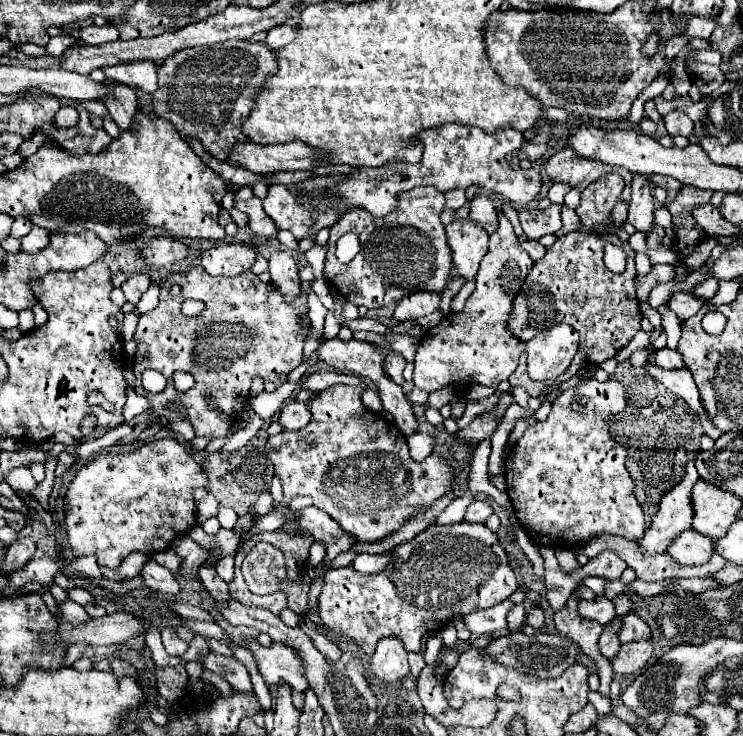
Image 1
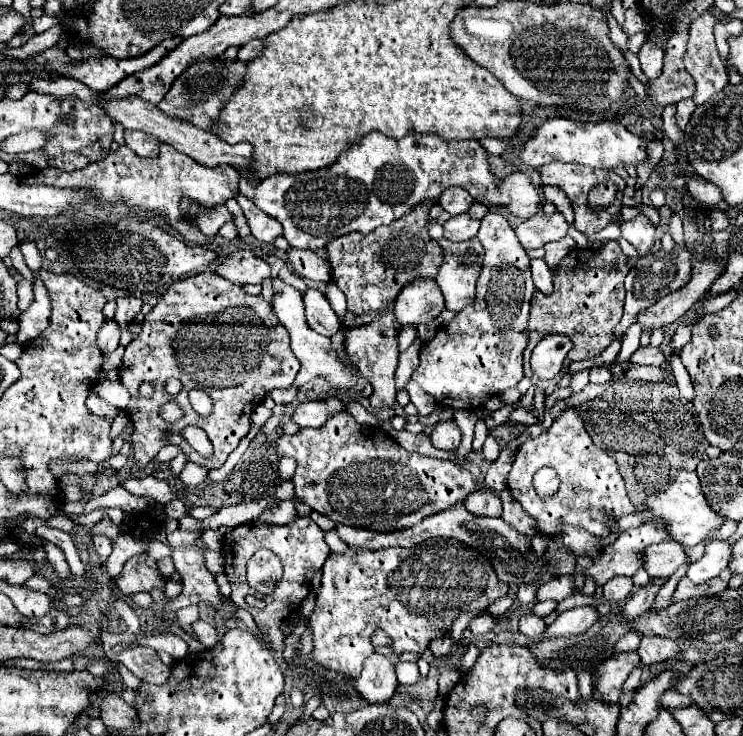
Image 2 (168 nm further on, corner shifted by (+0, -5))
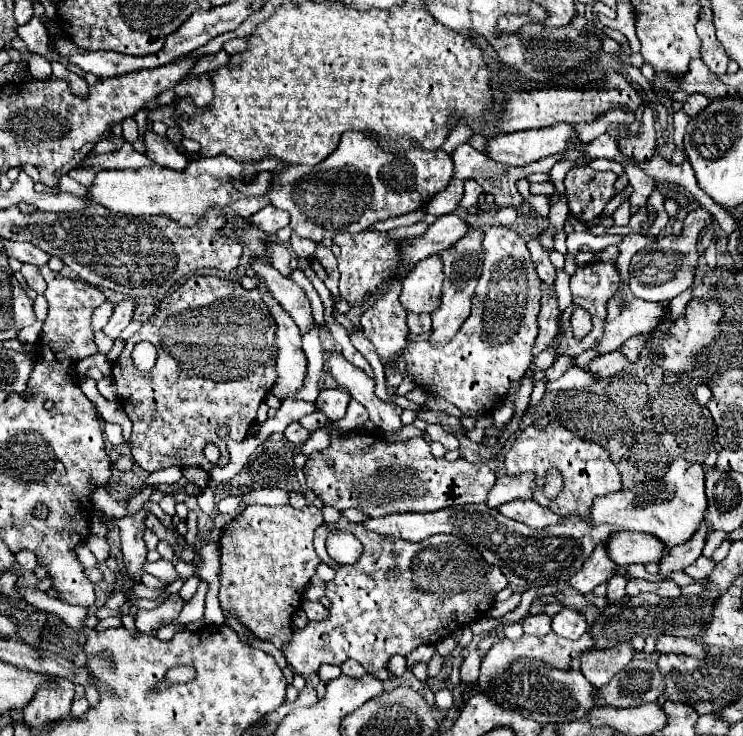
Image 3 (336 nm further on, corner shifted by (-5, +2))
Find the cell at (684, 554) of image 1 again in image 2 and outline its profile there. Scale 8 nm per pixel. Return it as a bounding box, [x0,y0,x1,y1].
[646,541,688,577]

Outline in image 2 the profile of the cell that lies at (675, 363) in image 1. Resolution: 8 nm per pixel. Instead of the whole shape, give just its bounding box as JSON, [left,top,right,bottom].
[630,347,666,367]

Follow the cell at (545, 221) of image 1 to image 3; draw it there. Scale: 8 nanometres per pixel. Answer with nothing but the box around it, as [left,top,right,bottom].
[527,238,557,286]

